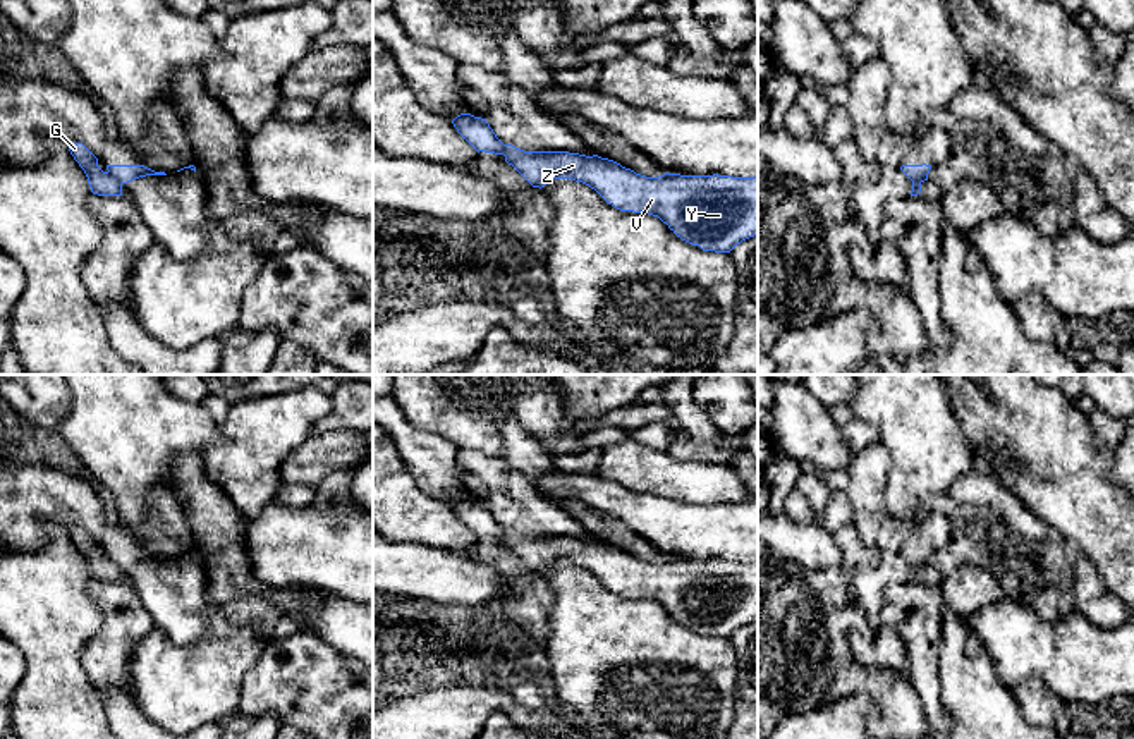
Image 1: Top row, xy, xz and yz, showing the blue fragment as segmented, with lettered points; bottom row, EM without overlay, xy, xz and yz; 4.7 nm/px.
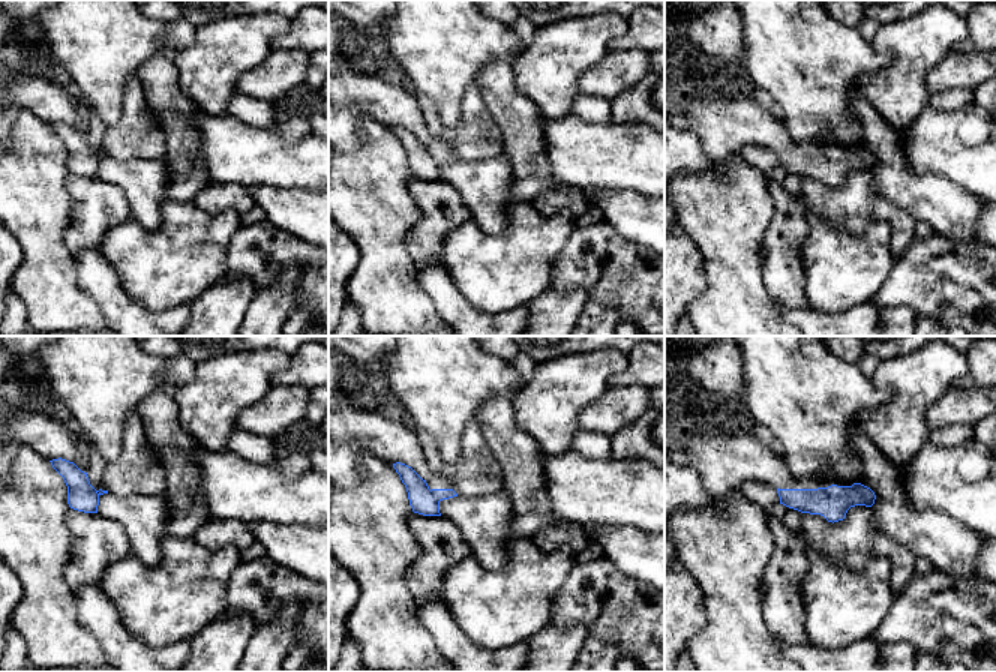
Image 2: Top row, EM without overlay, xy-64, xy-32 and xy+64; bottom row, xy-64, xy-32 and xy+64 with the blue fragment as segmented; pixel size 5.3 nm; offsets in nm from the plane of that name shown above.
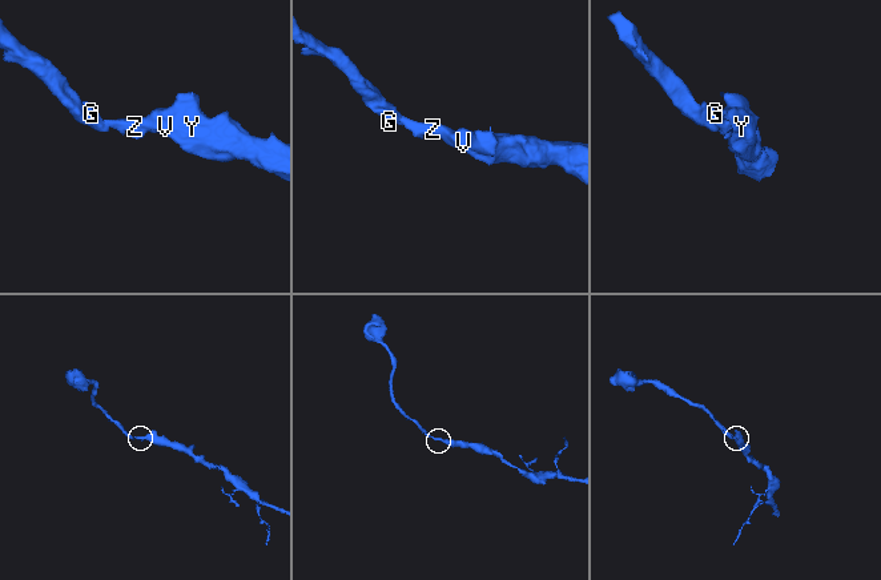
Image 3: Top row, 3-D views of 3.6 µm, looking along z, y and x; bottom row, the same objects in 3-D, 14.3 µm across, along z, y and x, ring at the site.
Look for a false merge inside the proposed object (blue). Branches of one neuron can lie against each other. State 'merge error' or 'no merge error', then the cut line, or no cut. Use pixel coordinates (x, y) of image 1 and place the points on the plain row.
merge error; cut in xy along (107, 557), (121, 569)

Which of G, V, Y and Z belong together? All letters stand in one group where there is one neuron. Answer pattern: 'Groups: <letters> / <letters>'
Groups: G / V Y Z

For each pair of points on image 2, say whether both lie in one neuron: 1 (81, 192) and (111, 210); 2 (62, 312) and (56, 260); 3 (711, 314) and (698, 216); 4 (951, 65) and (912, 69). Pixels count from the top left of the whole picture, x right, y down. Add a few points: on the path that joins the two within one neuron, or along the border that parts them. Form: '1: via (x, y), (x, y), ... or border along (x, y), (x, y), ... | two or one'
1: via (89, 194), (104, 206) | one
2: via (56, 299), (56, 273) | one
3: via (717, 290), (717, 240) | one
4: border along (954, 50), (929, 72), (926, 78), (929, 93) | two

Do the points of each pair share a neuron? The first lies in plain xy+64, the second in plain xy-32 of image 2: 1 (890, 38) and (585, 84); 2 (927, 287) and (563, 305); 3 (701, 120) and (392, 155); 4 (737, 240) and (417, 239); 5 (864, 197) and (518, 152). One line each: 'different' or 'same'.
1: different
2: different
3: different
4: different
5: different

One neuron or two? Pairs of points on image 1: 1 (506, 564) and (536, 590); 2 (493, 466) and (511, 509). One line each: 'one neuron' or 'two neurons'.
1: one neuron
2: one neuron

